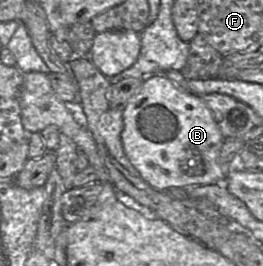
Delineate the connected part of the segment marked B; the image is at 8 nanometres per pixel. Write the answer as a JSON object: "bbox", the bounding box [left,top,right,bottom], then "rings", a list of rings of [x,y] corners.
{"bbox":[121,74,232,191],"rings":[[[155,74],[145,77],[138,92],[129,100],[125,110],[123,111],[123,130],[121,133],[121,141],[126,156],[138,171],[138,176],[143,178],[152,188],[159,191],[167,191],[169,189],[187,189],[192,186],[224,184],[227,174],[232,167],[232,165],[220,163],[220,150],[225,138],[216,124],[209,107],[205,104],[201,96],[189,93],[177,84],[174,84],[166,77],[166,74]]]}

